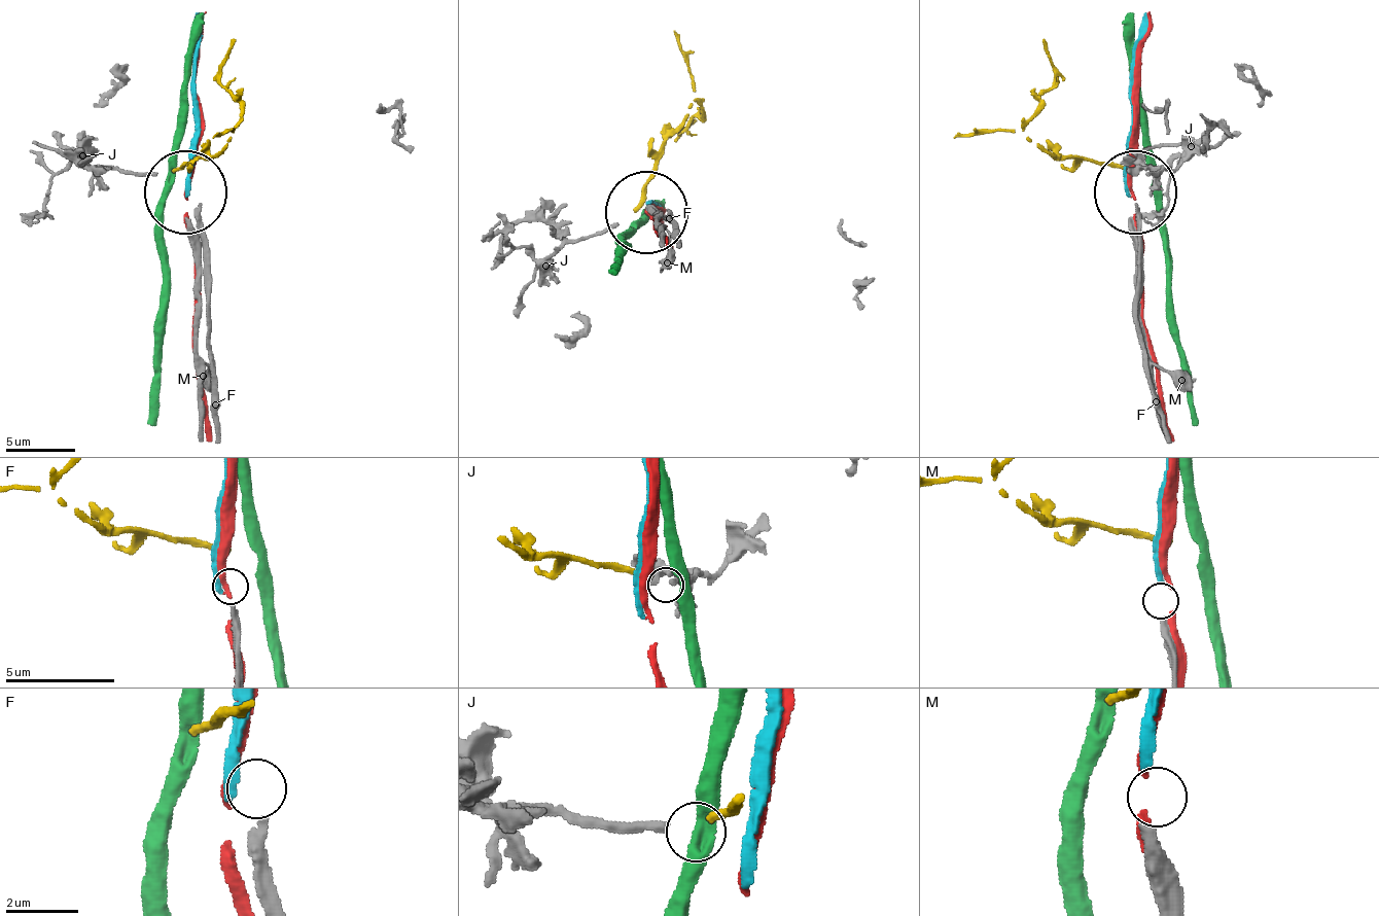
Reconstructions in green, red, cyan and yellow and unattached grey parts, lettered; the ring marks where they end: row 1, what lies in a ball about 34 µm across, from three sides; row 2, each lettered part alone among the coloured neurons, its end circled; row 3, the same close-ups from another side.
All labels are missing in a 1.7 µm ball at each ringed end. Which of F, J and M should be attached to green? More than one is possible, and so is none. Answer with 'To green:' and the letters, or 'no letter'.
To green: no letter

